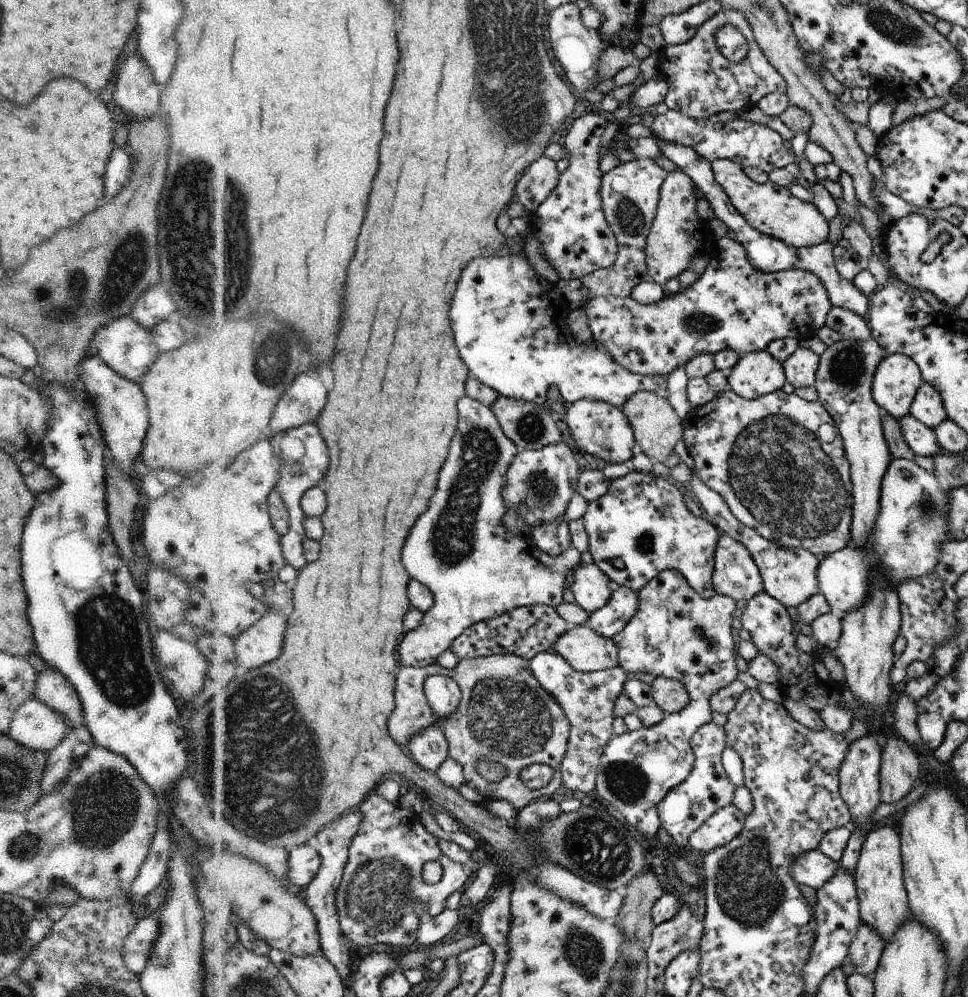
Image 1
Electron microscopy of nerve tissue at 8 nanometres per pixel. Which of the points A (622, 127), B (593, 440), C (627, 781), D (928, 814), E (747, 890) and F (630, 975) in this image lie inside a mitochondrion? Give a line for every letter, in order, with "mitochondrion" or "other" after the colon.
A: other
B: other
C: mitochondrion
D: other
E: mitochondrion
F: mitochondrion

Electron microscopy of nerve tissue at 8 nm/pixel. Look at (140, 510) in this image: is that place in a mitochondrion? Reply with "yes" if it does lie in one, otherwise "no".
no

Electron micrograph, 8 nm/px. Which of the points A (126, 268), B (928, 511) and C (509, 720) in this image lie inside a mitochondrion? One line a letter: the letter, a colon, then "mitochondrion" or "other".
A: mitochondrion
B: mitochondrion
C: mitochondrion

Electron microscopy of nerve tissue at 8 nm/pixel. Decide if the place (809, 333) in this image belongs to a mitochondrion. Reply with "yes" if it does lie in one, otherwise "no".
no

